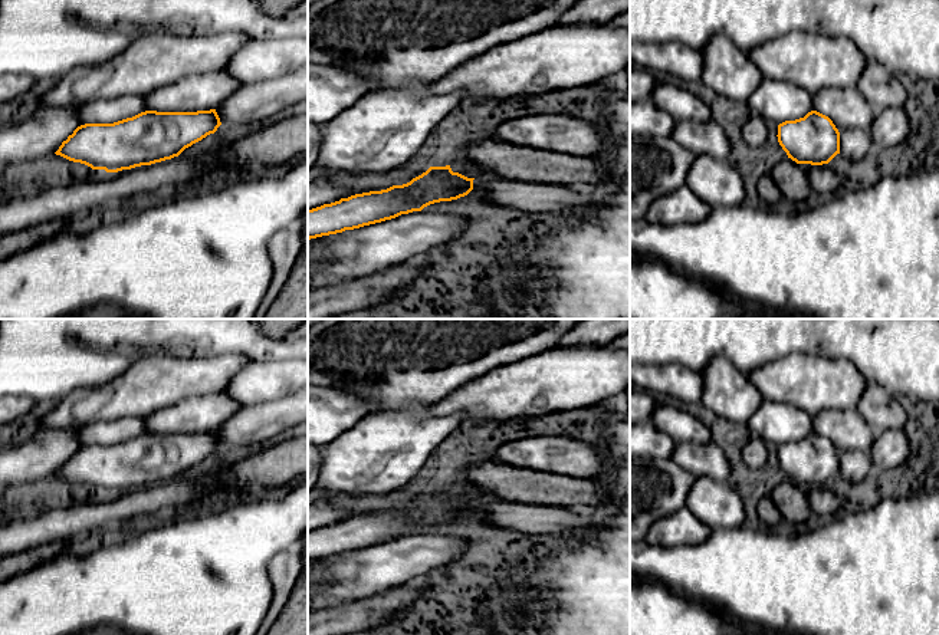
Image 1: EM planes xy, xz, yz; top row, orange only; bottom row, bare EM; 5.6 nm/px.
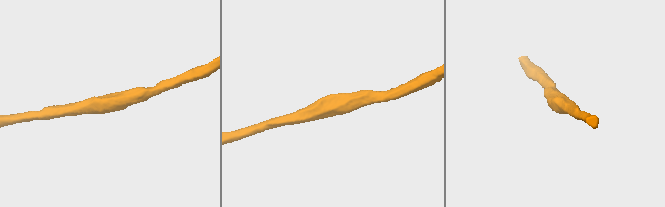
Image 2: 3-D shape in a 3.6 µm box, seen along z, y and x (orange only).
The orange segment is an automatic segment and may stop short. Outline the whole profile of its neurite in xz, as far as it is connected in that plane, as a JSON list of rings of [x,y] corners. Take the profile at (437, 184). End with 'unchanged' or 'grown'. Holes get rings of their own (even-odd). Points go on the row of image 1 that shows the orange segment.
[[[450,165],[430,167],[407,184],[355,194],[308,210],[308,240],[421,211],[434,203],[457,200],[473,190],[473,180],[453,172]]]; unchanged

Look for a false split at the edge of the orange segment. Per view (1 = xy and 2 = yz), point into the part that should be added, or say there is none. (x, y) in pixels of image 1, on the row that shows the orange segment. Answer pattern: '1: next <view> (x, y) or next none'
1: next none
2: next none

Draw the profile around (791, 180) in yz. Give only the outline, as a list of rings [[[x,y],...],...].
[[[785,158],[777,164],[771,172],[771,177],[777,184],[781,195],[788,201],[804,201],[812,193],[807,178],[807,171],[804,171],[800,164],[791,158]]]

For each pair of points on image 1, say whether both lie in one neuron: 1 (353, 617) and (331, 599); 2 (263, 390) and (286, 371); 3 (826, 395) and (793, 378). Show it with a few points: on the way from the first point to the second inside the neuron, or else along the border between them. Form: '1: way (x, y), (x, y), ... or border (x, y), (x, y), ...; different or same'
1: border (370, 596), (340, 602), (322, 609); different
2: way (269, 384), (281, 377); same
3: way (817, 387), (801, 379); same

